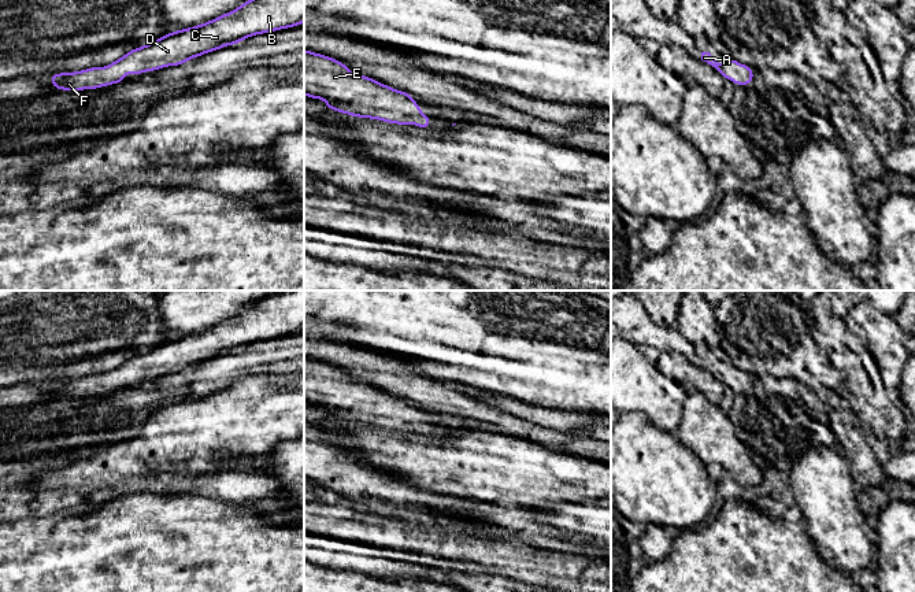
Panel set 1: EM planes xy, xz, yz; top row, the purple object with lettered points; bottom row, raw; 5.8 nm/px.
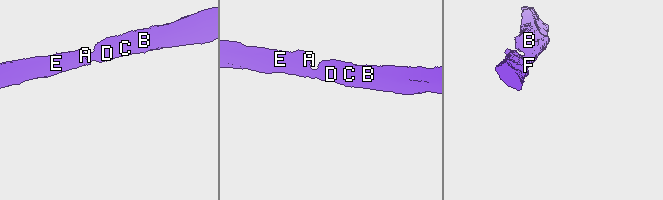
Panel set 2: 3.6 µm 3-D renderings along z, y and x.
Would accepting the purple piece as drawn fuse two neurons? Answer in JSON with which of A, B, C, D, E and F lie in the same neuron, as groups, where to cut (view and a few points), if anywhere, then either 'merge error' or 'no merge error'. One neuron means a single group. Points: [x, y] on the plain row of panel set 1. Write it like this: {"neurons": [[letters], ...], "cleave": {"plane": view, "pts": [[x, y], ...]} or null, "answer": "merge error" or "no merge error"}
{"neurons": [["A", "B", "C", "D", "E", "F"]], "cleave": null, "answer": "no merge error"}

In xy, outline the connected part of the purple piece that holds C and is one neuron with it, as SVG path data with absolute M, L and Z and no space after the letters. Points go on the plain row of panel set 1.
M281 291L240 311L236 317L205 330L170 338L168 341L133 355L107 374L49 382L59 397L99 396L122 391L125 381L140 382L167 373L181 373L242 347L294 334L304 330L304 291Z

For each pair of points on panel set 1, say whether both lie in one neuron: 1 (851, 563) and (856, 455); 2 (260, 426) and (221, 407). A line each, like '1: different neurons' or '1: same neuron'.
1: different neurons
2: same neuron

